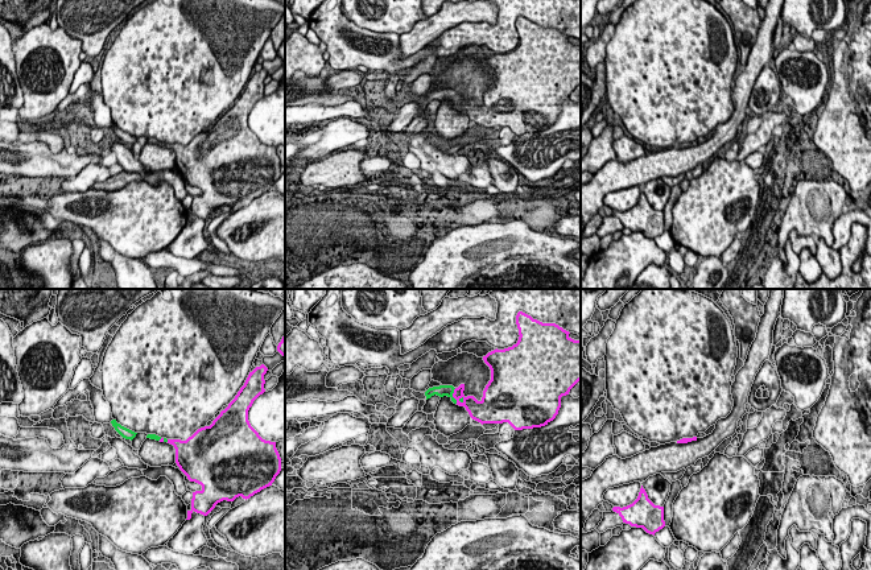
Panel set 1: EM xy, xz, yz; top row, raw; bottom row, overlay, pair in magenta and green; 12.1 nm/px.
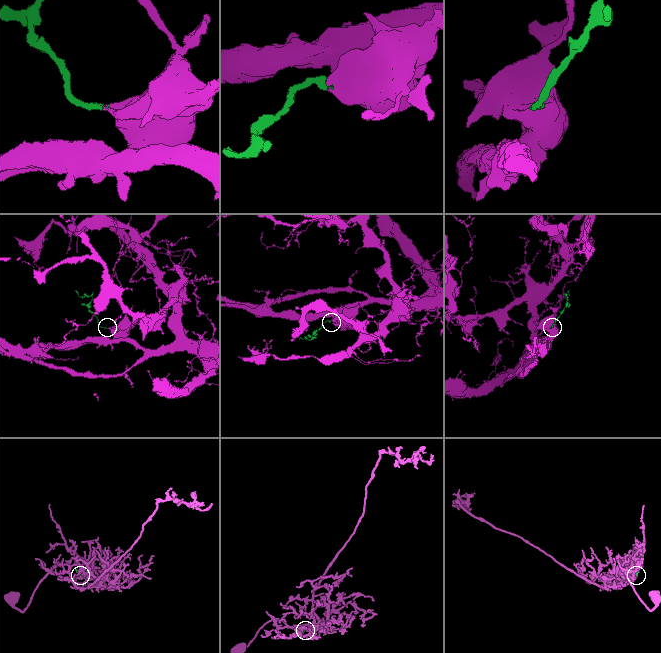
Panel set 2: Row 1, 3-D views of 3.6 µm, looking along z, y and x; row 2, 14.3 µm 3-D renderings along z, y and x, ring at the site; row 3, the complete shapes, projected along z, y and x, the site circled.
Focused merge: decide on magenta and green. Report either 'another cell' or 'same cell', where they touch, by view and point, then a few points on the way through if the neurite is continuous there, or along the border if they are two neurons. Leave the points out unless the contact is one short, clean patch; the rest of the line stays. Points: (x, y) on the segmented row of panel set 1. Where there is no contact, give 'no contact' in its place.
same cell; meets magenta in xz at (454, 397); runs through xz (470, 403), (454, 397), (448, 391), (441, 391)

